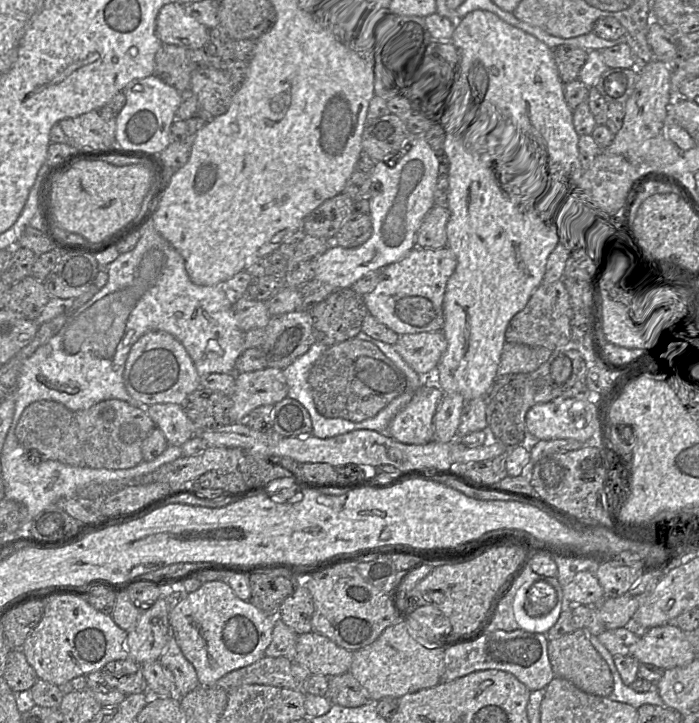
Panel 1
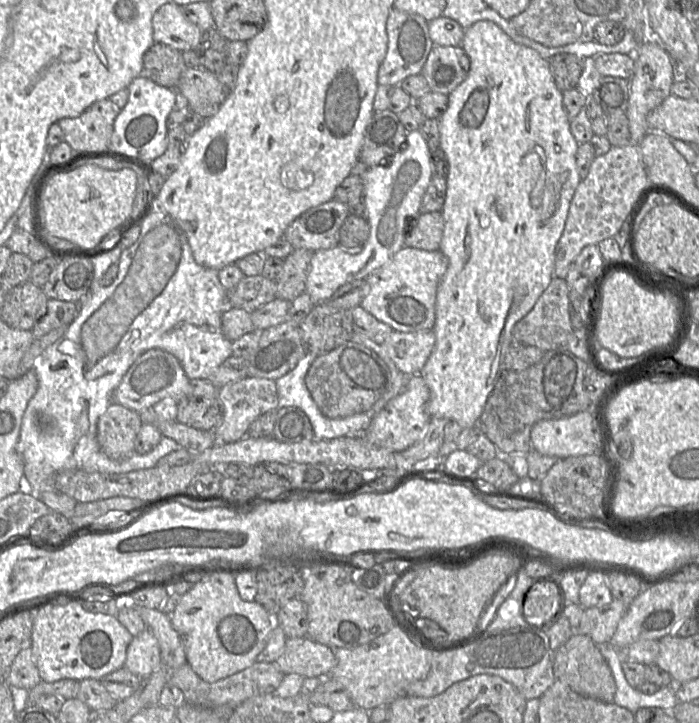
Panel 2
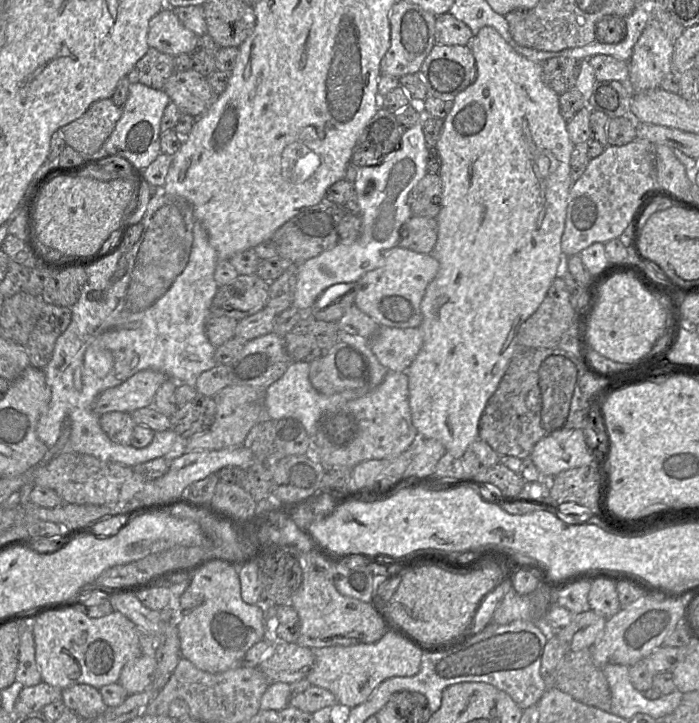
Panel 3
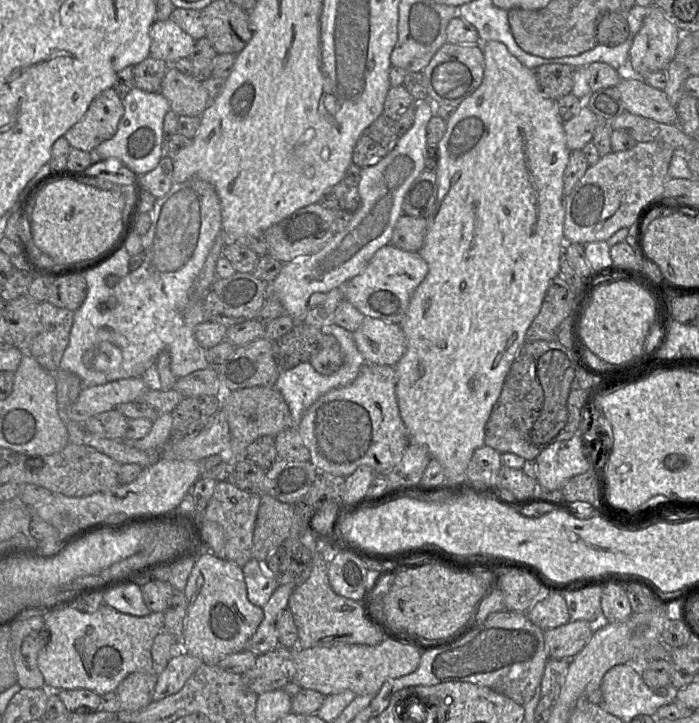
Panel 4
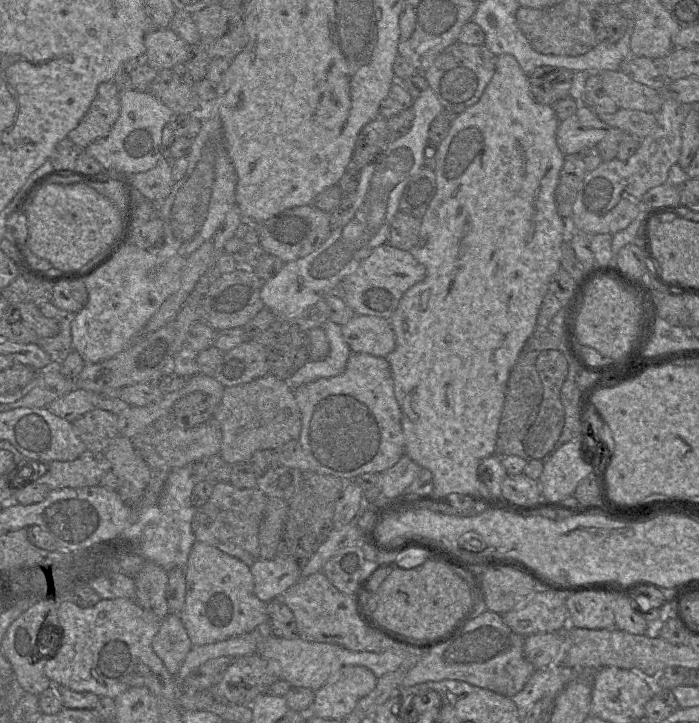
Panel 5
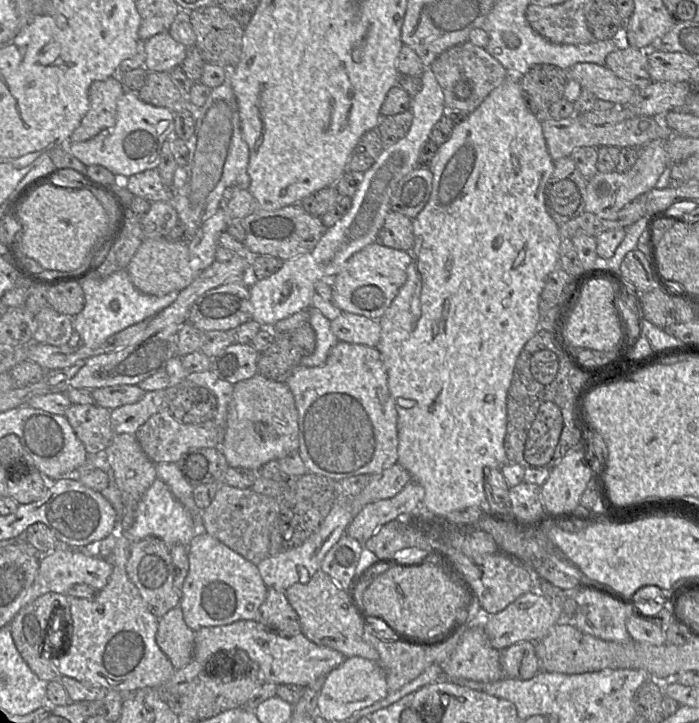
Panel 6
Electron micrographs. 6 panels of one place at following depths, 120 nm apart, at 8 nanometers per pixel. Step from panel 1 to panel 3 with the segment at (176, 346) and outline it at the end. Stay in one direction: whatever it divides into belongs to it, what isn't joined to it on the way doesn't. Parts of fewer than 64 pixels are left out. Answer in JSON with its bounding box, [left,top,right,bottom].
[92,370,167,416]

